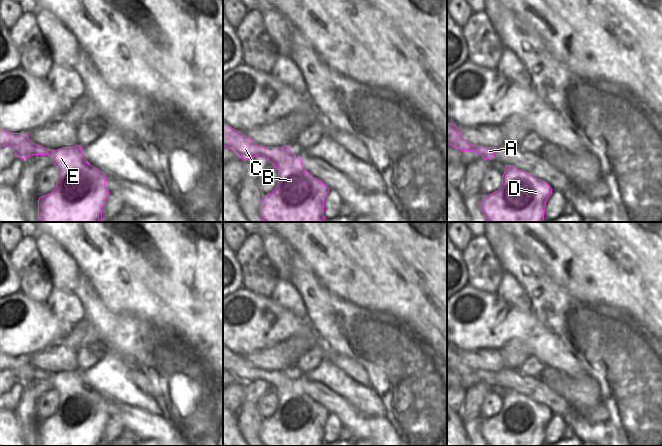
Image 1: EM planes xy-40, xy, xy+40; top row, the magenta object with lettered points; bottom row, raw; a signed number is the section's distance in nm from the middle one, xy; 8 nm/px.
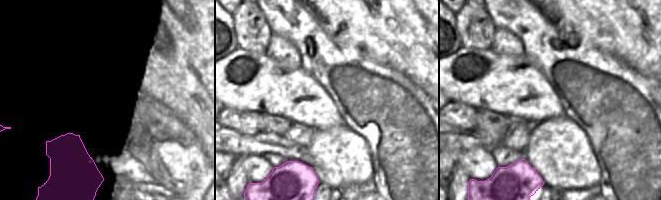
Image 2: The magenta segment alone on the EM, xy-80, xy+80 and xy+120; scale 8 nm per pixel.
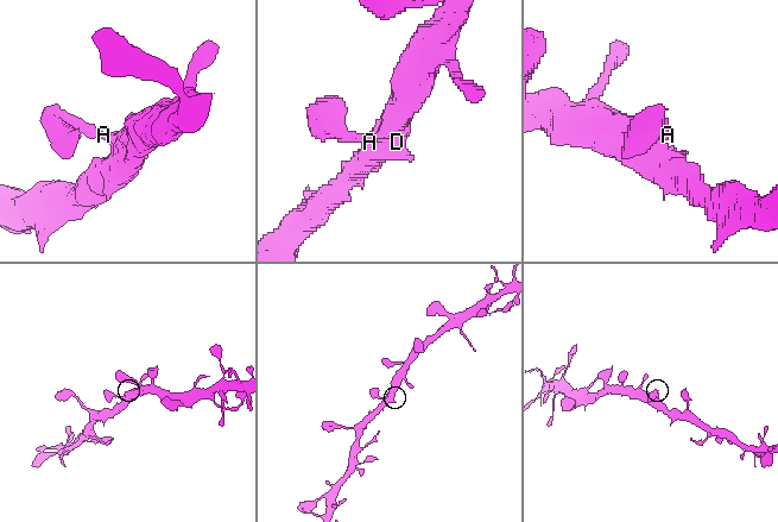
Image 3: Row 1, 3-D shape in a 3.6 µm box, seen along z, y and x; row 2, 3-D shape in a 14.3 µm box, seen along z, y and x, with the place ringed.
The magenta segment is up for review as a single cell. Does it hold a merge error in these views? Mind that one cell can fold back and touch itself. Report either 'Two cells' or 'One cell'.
One cell

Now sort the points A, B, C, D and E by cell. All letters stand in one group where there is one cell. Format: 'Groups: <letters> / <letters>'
Groups: A B C D E

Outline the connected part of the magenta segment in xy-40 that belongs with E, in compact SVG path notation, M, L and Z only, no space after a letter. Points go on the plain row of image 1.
M0 352L0 371L11 371L16 381L25 383L33 379L49 379L58 392L56 412L38 424L38 442L40 446L99 446L102 432L110 417L106 412L106 400L93 391L83 380L82 371L63 371L55 375L33 367L28 357L11 357Z

